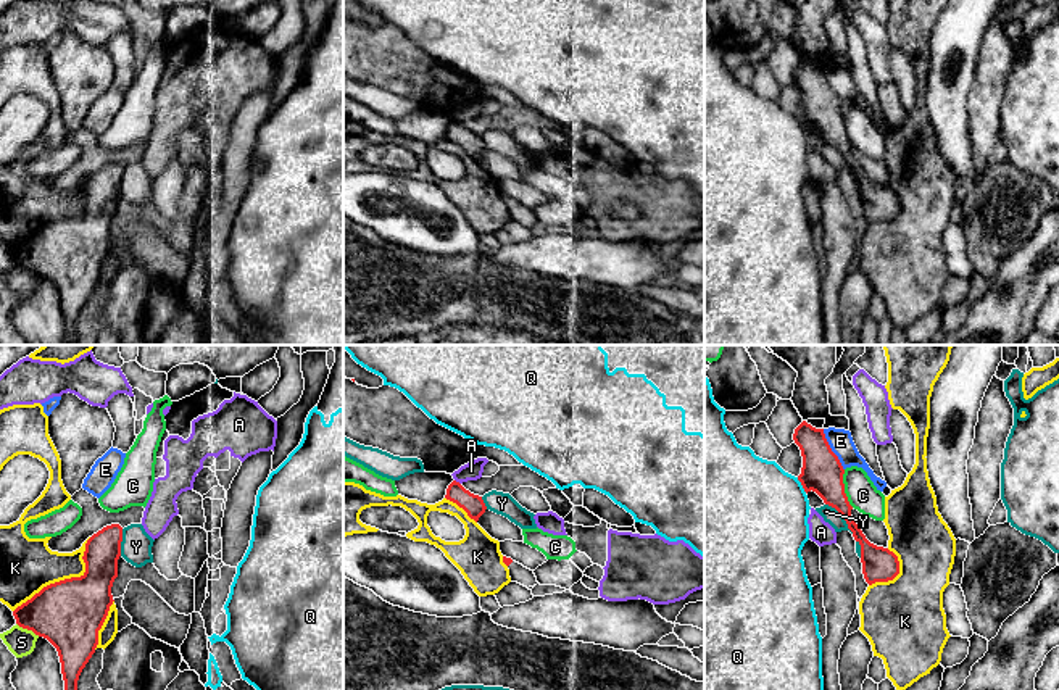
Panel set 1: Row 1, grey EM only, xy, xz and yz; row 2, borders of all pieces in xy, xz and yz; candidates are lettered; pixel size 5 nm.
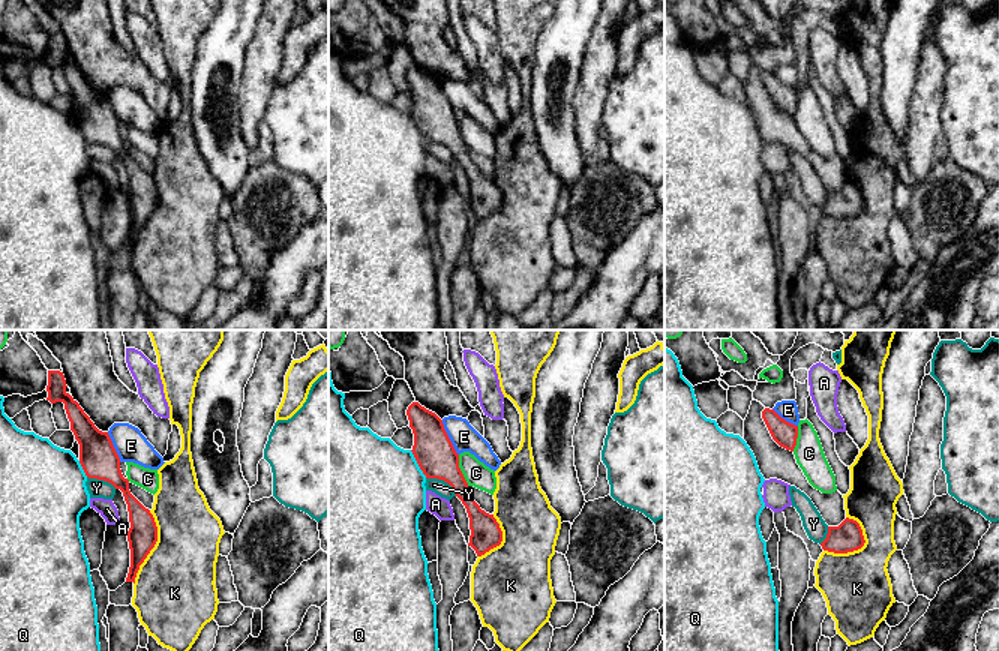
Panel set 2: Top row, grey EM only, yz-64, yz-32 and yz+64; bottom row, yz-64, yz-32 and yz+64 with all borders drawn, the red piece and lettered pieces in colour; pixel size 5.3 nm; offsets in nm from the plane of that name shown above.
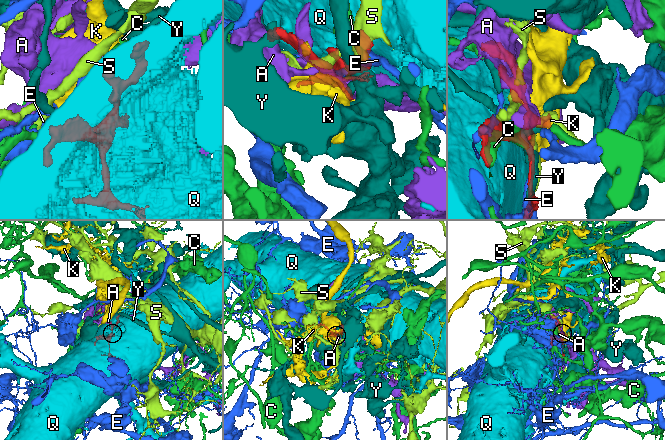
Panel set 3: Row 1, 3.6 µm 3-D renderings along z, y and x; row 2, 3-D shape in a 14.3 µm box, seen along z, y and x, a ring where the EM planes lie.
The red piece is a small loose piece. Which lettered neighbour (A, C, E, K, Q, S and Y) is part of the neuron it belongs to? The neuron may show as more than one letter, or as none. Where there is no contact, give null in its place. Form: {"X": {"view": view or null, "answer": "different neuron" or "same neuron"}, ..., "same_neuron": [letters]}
{"A": {"view": "xz", "answer": "different neuron"}, "C": {"view": "yz", "answer": "different neuron"}, "E": {"view": "yz", "answer": "different neuron"}, "K": {"view": "xy", "answer": "different neuron"}, "Q": {"view": "yz", "answer": "different neuron"}, "S": {"view": "xy", "answer": "different neuron"}, "Y": {"view": "yz", "answer": "different neuron"}, "same_neuron": []}

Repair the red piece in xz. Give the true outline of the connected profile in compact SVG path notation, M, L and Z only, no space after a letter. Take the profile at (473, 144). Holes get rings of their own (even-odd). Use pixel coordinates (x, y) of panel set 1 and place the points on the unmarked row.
M456 119L448 124L445 137L463 147L476 161L487 148L482 135L471 132Z

